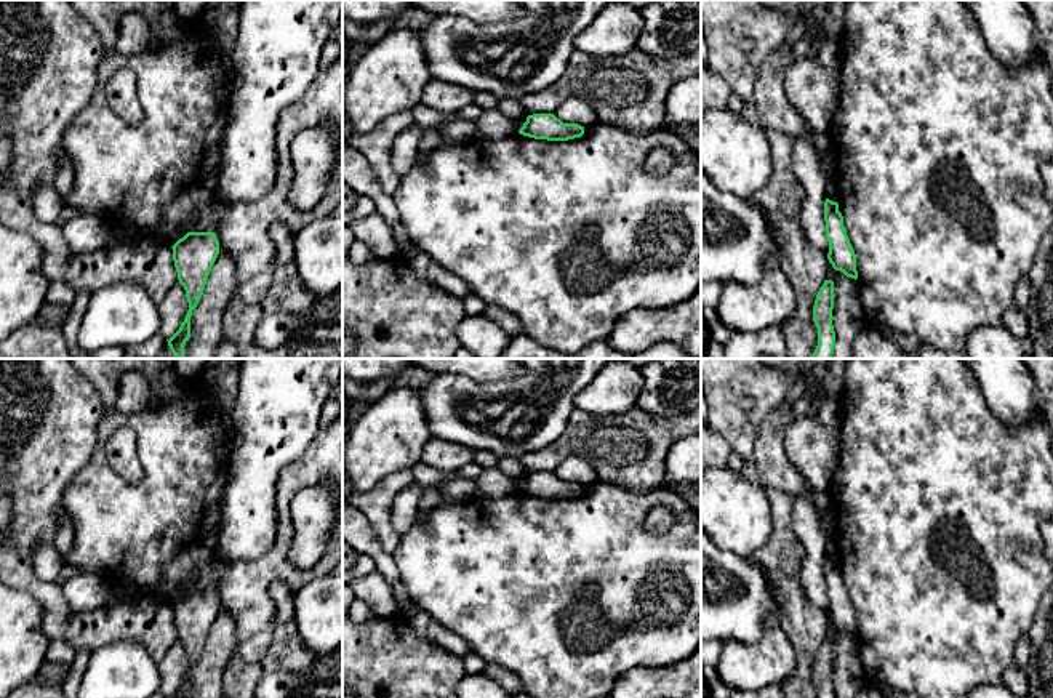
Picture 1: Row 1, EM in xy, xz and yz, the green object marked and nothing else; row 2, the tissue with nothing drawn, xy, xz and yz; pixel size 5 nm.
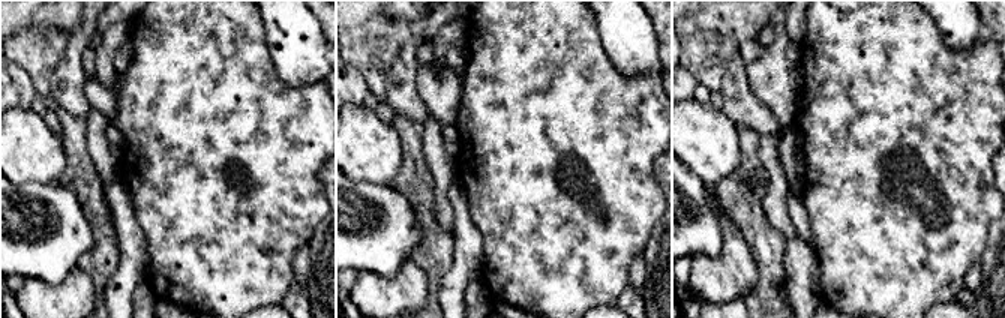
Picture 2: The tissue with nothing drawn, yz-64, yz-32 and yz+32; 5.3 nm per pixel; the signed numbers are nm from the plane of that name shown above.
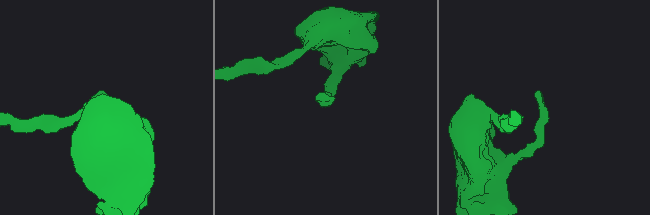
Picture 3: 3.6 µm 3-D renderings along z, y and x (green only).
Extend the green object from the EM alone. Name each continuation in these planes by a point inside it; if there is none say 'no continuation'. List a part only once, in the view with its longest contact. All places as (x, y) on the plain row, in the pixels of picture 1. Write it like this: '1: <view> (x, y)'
no continuation

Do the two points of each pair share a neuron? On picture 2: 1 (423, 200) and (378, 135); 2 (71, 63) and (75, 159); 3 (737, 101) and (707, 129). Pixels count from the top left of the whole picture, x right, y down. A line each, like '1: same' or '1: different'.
1: different
2: different
3: different

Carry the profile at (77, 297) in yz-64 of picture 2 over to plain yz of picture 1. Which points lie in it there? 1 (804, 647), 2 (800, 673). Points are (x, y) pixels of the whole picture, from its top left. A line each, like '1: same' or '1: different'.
1: different
2: different

